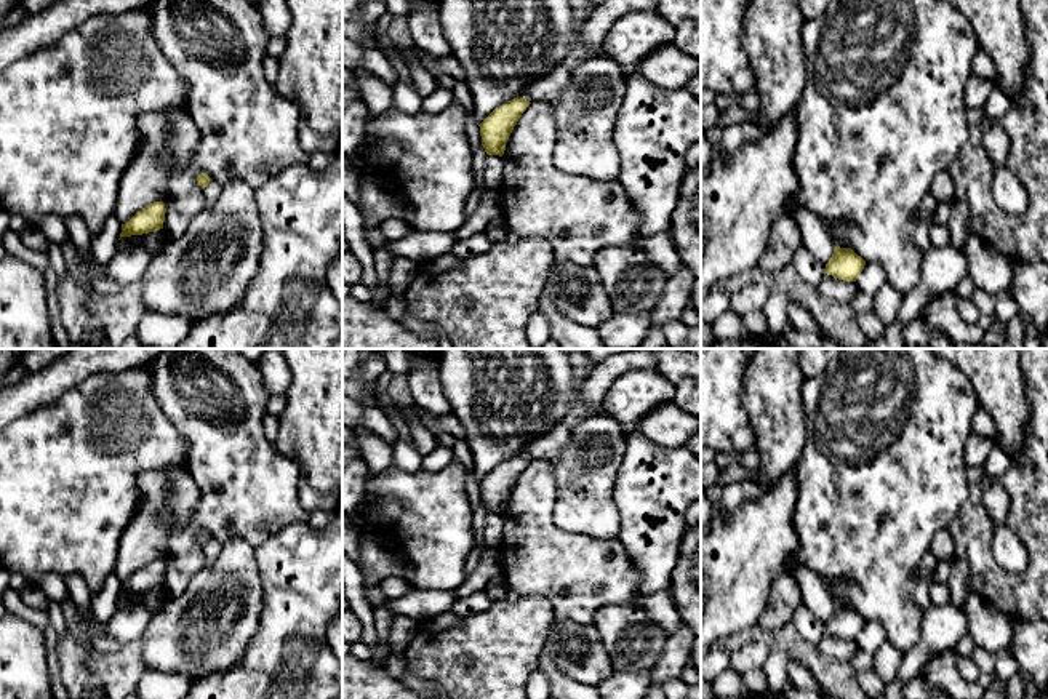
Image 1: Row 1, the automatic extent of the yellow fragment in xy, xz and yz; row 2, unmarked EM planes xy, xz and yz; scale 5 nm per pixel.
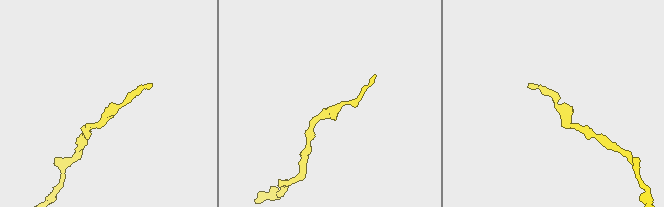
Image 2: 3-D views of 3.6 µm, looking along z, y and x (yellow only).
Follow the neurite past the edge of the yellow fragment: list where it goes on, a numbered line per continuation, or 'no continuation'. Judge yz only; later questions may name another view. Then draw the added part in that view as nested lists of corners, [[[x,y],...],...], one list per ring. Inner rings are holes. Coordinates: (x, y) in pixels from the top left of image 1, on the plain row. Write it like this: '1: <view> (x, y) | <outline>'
no continuation

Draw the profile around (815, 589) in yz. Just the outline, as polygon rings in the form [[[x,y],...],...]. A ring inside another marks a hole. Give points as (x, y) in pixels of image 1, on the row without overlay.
[[[797,558],[789,560],[792,577],[798,582],[803,603],[824,622],[834,613],[835,603],[830,598],[830,581],[808,569]]]

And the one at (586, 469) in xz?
[[[605,413],[571,429],[568,443],[550,461],[557,481],[554,521],[560,529],[592,539],[618,537],[614,485],[624,454],[626,429]]]

